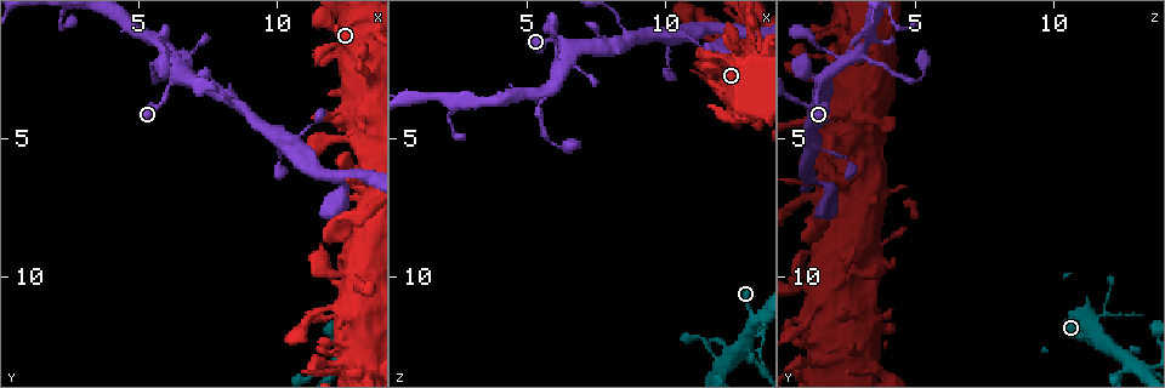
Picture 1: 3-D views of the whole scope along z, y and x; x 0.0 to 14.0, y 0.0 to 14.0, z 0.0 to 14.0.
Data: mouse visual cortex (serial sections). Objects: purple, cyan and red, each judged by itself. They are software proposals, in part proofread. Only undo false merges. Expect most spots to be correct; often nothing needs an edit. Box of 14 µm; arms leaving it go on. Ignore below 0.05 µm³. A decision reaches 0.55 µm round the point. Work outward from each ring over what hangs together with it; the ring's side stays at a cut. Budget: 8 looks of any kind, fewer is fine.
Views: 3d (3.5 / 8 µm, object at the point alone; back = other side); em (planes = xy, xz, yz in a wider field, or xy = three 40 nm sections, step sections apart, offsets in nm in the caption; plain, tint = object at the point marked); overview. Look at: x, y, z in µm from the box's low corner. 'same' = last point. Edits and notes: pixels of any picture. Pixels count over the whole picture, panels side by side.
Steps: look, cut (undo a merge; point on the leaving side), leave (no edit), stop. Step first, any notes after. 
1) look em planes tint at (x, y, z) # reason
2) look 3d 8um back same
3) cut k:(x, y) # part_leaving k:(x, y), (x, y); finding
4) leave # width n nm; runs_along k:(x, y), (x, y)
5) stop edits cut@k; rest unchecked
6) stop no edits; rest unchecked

look 3d 8um at (8.7, 4.0, 1.4)

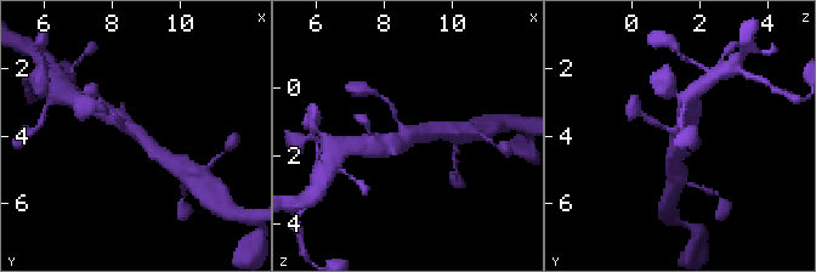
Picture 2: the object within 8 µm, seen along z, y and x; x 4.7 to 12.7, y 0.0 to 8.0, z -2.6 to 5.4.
look em xy step 5 tint at (8.7, 3.9, 1.4) # arms 3; arm_widths 150, 400, 450 nm

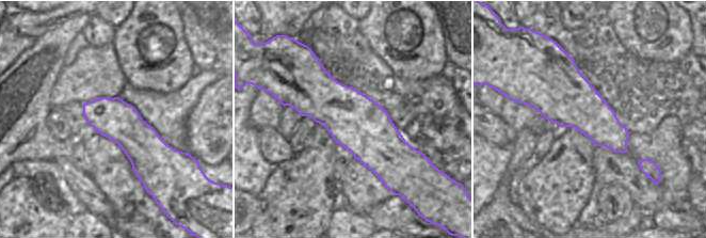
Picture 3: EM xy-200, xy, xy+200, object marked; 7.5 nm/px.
leave # width 420 nm; runs_along 3:(285, 101), (415, 153); continuous, no second cell

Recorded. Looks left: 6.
look 3d 3.5um back at (6.5, 2.3, 2.4) # small branch off a trunk

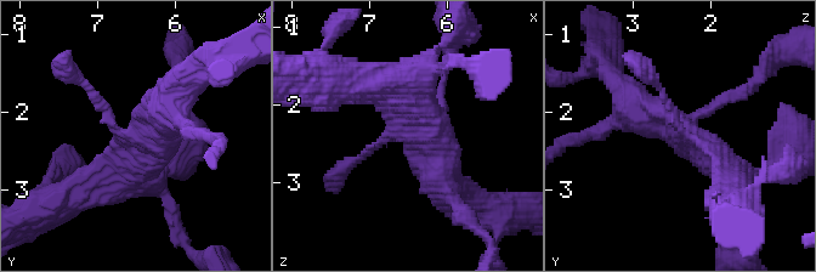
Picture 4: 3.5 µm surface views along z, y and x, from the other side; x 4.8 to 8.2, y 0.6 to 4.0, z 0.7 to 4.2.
look em xy step 1 tint at (6.50, 2.30, 2.30)

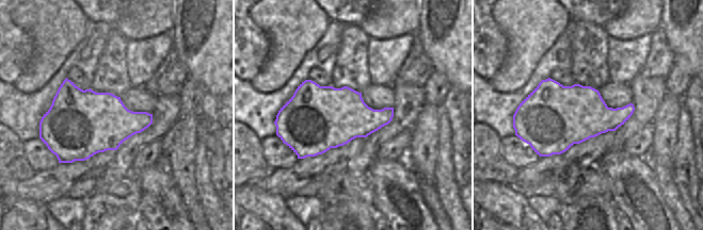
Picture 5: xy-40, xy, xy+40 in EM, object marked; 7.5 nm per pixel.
look em xy step 5 tint same

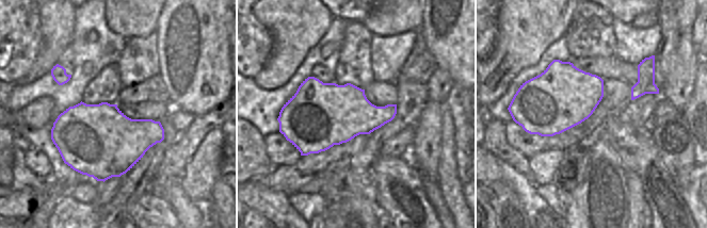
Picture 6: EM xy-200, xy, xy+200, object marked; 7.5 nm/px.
leave # runs_along 4:(737, 179), (690, 141), (653, 81); continuous, no second cell

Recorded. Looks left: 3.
look em xy step 5 tint at (13.3, 12.3, 11.6) # narrows sharply

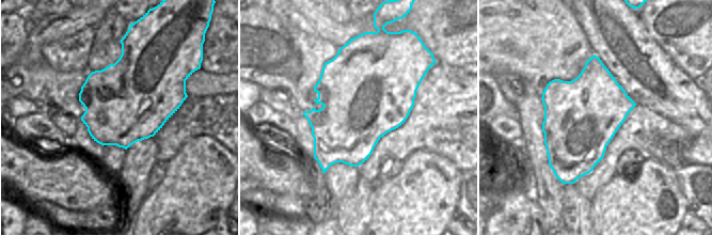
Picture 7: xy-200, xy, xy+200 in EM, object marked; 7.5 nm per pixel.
look 3d 3.5um same # wider look

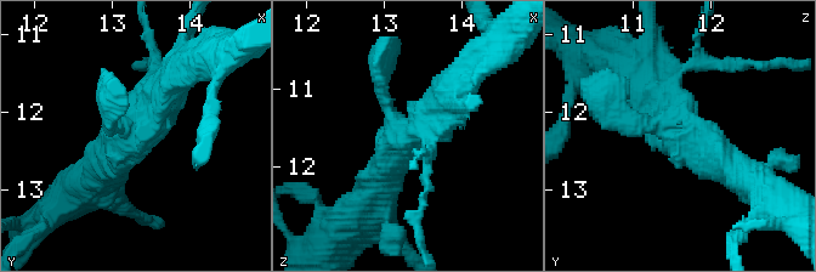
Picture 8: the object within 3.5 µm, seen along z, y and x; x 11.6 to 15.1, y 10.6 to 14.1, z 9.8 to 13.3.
leave # arms 3; runs_along 8:(610, 103), (737, 170); all the same cell

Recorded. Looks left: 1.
stop no edits; rest unchecked

